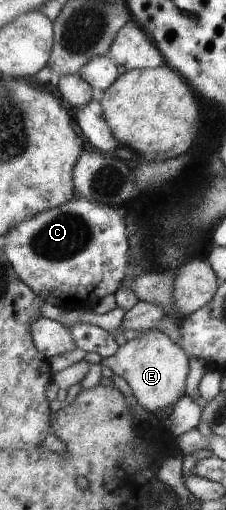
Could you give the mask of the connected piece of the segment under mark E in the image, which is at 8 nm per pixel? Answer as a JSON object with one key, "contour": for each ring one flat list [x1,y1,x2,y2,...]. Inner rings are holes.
{"contour":[[142,331,123,345,108,358,102,358,99,364,110,367,112,373,121,377,131,389,137,403,149,413,173,407,185,395,187,377,187,357,182,349,160,331]]}

